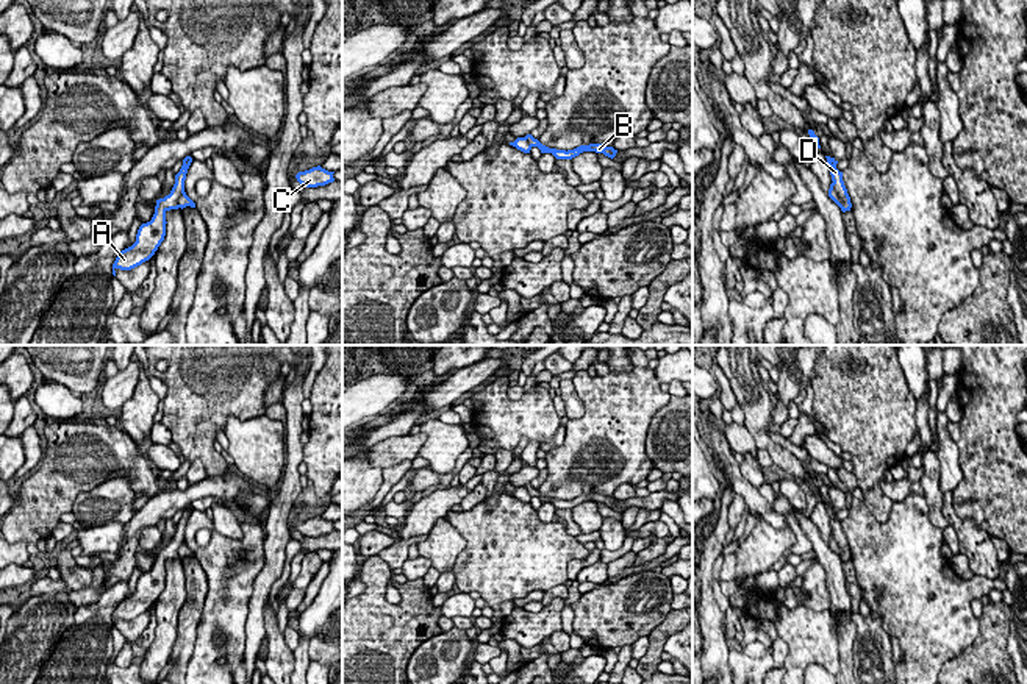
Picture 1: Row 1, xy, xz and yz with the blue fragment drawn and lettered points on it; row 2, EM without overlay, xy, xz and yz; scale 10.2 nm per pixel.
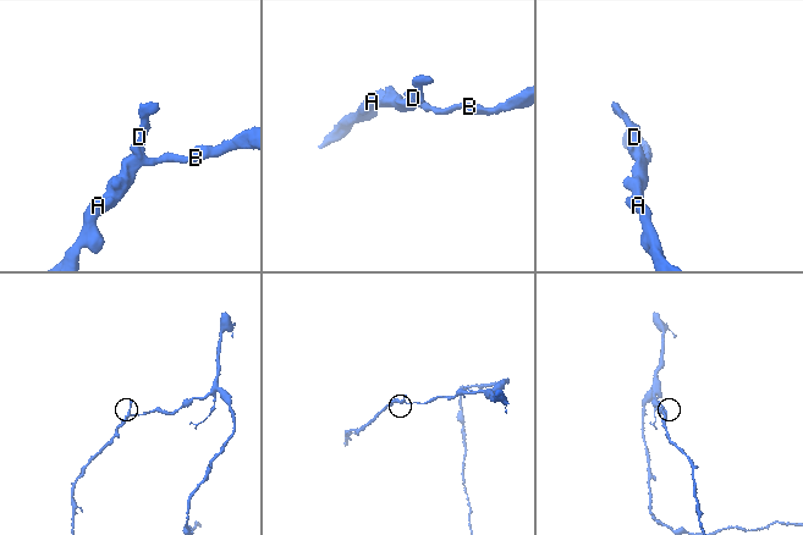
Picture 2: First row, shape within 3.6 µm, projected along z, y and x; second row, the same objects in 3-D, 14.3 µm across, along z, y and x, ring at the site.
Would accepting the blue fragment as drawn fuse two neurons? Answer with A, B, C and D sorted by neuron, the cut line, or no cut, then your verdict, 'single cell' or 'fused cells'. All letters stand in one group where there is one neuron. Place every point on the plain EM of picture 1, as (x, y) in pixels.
groups A D / B C; cut yz (832, 533), (841, 550), (840, 556); fused cells

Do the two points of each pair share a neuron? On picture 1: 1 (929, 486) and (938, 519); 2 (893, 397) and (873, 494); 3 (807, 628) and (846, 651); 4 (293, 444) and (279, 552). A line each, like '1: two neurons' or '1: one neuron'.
1: one neuron
2: one neuron
3: two neurons
4: one neuron

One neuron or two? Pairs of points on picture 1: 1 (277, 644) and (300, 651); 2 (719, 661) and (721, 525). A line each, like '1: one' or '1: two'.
1: two
2: one

